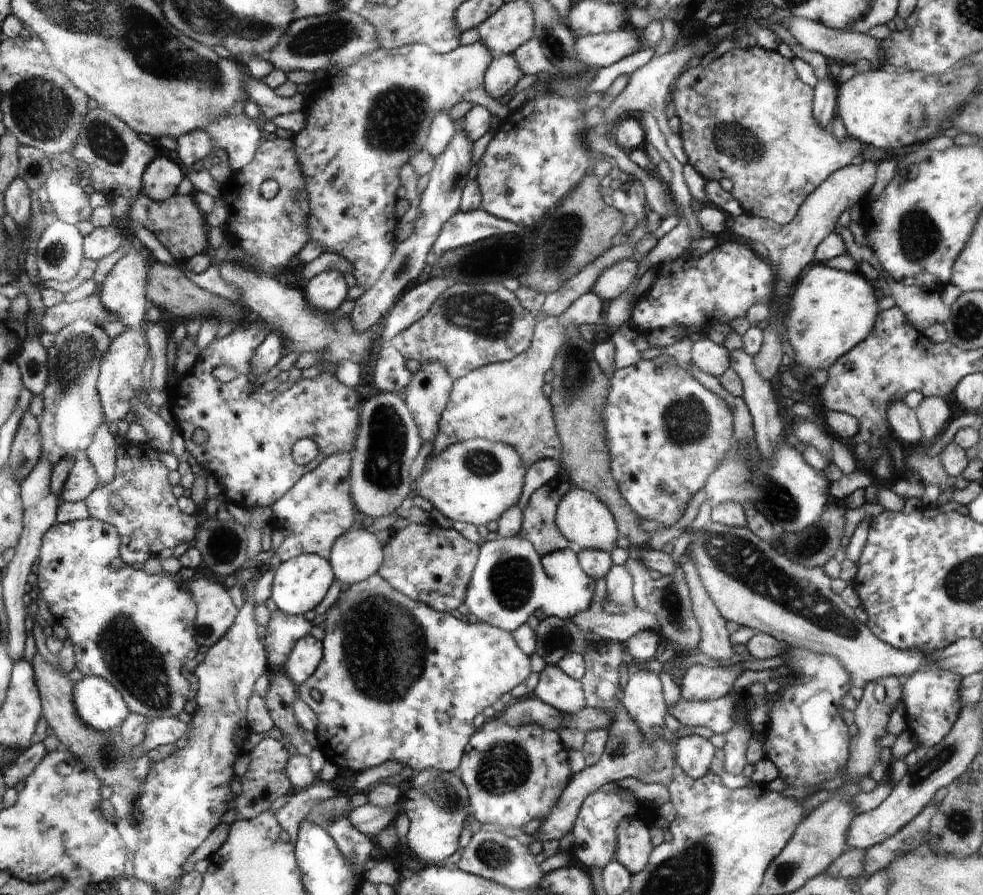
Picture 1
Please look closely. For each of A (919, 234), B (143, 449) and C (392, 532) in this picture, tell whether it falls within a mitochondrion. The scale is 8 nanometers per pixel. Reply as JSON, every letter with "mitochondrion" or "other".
{"A":"mitochondrion","B":"other","C":"other"}

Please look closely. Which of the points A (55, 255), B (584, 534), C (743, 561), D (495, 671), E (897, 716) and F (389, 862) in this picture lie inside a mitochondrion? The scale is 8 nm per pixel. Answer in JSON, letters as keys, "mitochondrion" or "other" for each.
{"A":"mitochondrion","B":"other","C":"mitochondrion","D":"other","E":"other","F":"other"}

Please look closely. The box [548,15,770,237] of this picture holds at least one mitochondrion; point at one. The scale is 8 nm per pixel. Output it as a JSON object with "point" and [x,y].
{"point":[737,141]}

